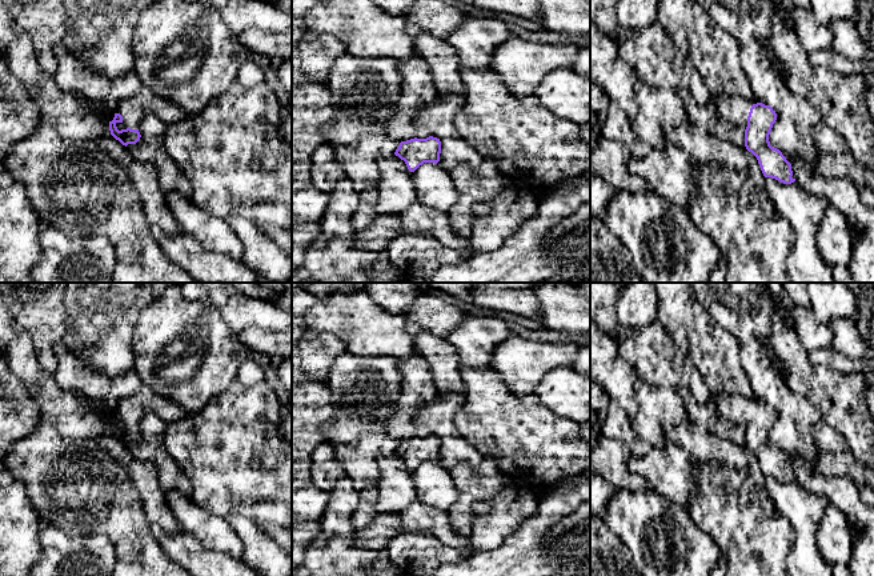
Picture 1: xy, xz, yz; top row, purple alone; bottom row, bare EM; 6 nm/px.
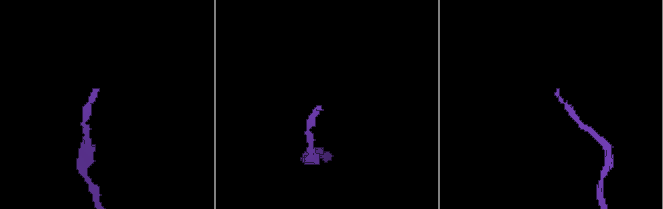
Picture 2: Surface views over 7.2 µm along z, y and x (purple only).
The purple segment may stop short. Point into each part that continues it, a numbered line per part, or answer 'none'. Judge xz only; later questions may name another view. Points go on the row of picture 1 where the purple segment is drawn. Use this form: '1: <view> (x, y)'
none

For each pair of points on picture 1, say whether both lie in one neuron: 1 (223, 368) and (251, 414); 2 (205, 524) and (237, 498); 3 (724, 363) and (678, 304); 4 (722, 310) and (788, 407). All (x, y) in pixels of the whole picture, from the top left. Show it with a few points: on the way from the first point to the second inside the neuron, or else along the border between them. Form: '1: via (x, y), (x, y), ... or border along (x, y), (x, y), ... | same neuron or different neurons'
1: border along (236, 378), (208, 403) | different neurons
2: border along (189, 498), (201, 510), (225, 519) | different neurons
3: via (710, 348), (684, 319) | same neuron
4: via (746, 334), (752, 362), (766, 383) | same neuron

